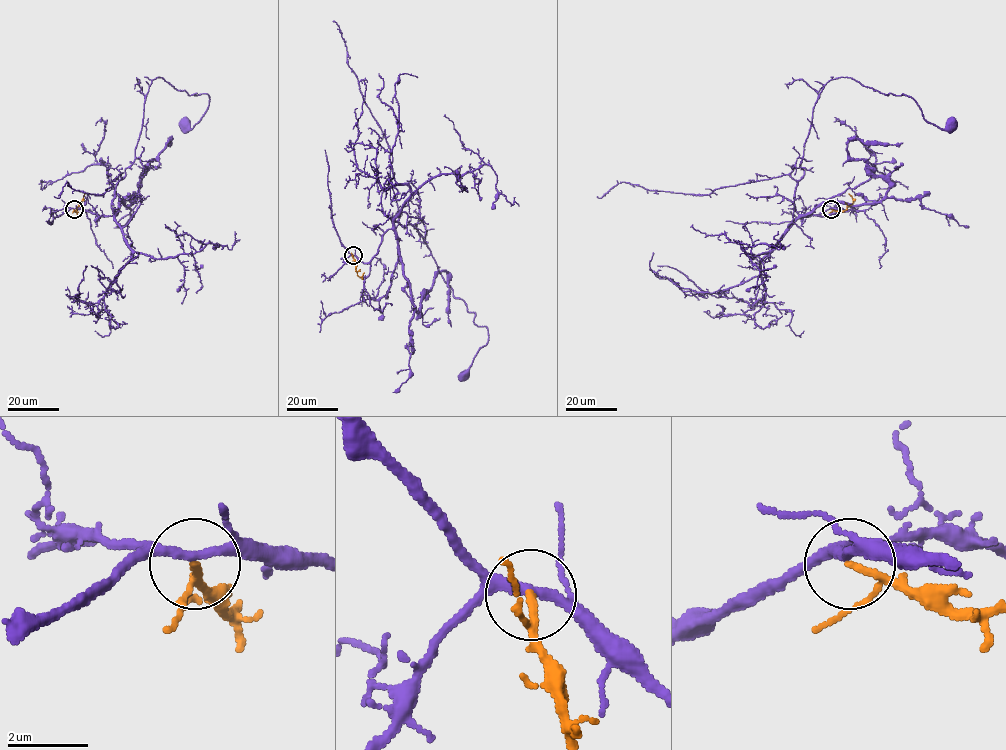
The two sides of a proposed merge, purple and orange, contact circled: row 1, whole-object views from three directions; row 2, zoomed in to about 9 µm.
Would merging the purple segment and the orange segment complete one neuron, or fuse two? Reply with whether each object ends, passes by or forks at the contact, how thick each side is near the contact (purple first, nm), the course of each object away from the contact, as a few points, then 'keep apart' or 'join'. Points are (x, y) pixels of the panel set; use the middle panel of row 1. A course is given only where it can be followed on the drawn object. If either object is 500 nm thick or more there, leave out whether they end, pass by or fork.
purple passes by; orange passes by; 240 nm thick on the purple side, 130 nm on the other; purple runs (353, 255), (368, 263), (392, 227), (391, 218), (421, 234), (453, 295), (487, 330), (488, 341), (464, 375); orange runs (353, 255), (357, 275), (361, 277), (364, 272); keep apart

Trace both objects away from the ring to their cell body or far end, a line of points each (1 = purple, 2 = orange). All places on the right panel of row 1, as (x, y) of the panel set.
1: (831, 208), (800, 215), (794, 204), (828, 81), (910, 96), (925, 120), (951, 126)
2: (831, 209), (843, 211), (851, 205), (853, 199), (848, 194)

